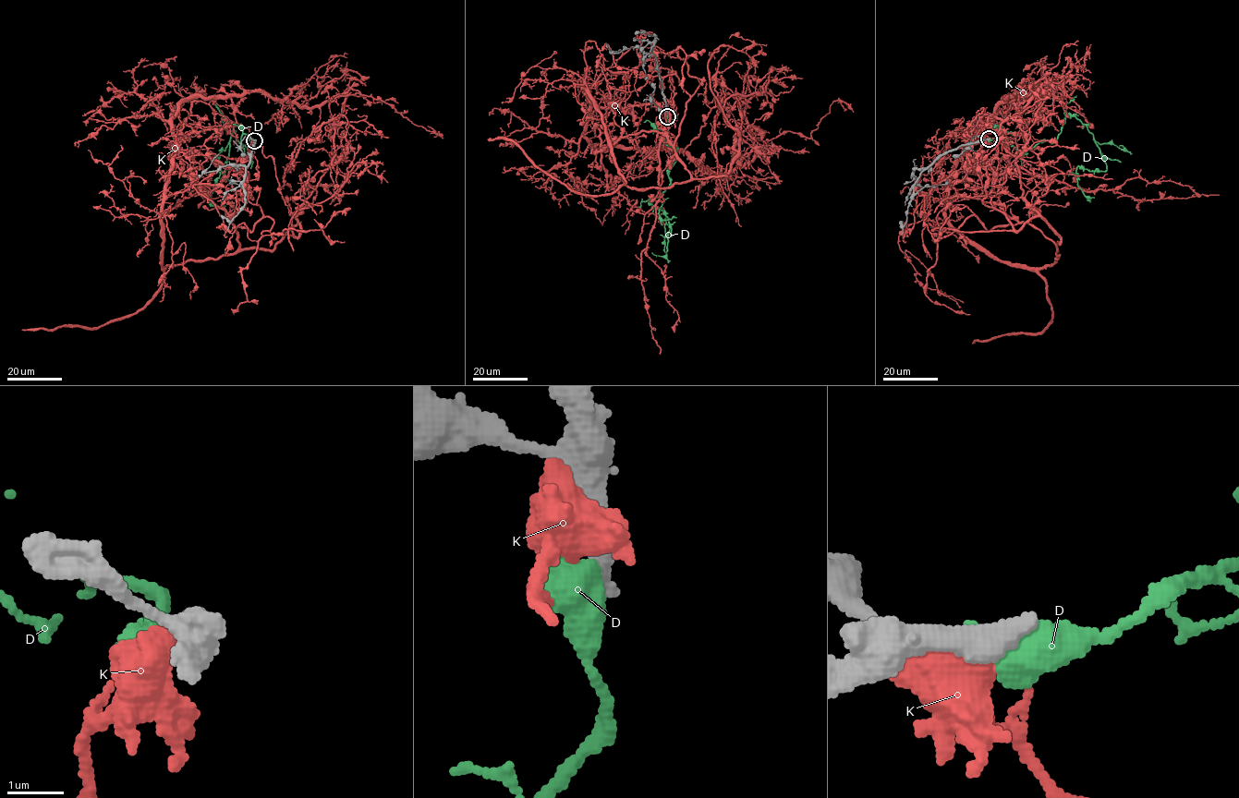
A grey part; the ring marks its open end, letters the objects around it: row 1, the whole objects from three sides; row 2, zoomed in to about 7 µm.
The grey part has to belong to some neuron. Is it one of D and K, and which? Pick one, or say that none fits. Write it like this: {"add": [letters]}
{"add": []}

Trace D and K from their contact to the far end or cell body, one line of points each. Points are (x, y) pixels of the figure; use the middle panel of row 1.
D: (667, 116), (658, 136), (675, 162), (649, 201), (671, 236), (659, 209), (676, 218)
K: (667, 114), (660, 140), (665, 109), (595, 106), (584, 135), (732, 173), (755, 146), (729, 94), (741, 226)

